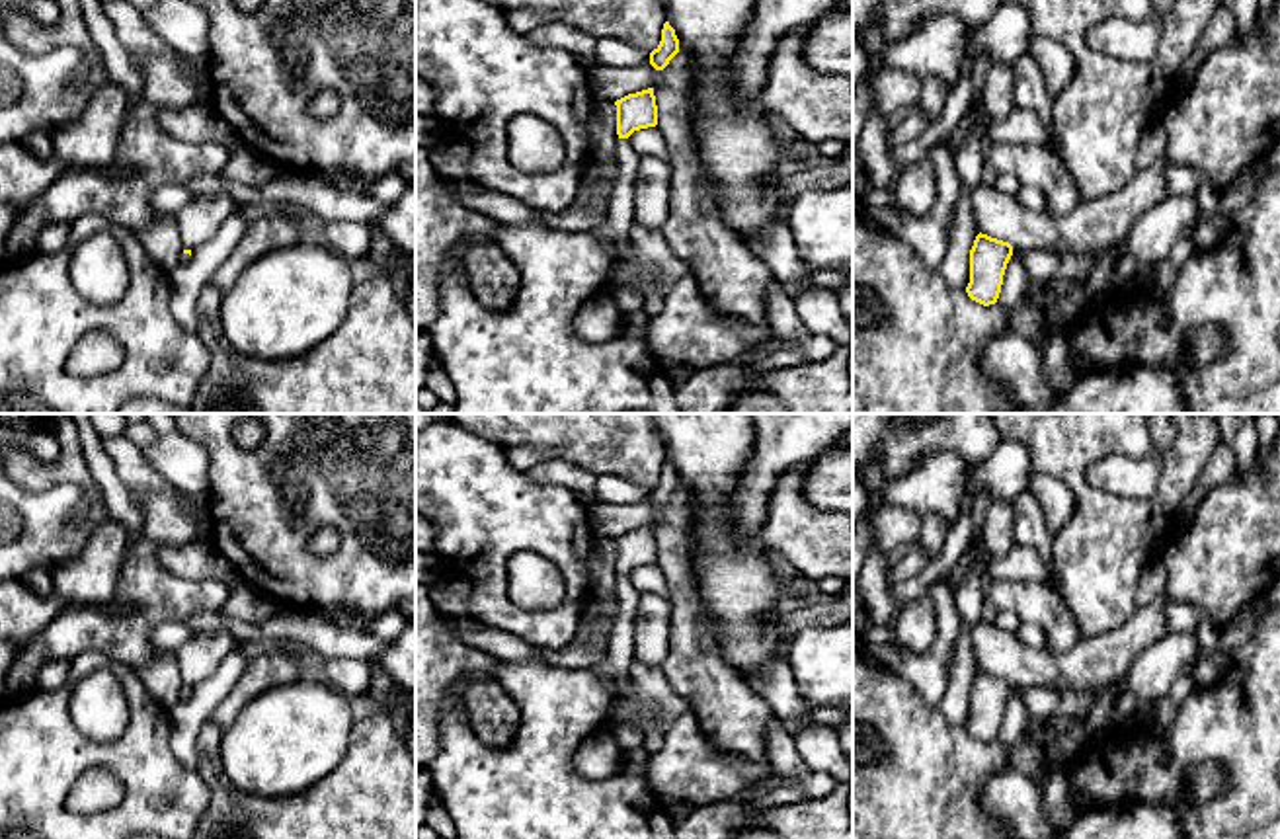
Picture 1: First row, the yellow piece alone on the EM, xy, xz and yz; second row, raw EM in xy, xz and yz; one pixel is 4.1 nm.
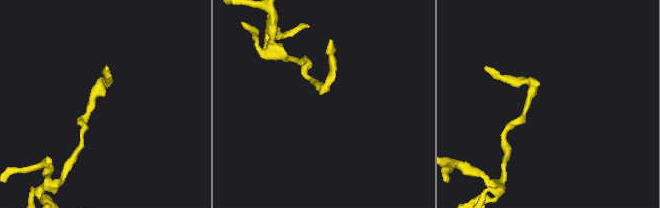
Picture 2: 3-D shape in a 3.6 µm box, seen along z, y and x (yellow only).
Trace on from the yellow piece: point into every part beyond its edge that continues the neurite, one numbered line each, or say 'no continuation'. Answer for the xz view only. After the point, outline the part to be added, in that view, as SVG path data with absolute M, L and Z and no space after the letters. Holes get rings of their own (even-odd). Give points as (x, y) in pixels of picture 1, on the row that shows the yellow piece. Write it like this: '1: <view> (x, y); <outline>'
1: xz (613, 235); M619 139L617 148L617 181L611 189L607 219L591 232L601 242L603 250L615 260L630 248L630 228L634 224L634 178L640 154L628 139Z

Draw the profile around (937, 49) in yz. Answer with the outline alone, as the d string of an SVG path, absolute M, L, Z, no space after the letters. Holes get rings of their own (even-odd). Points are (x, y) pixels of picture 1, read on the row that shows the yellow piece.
M935 16L923 29L909 33L886 51L886 66L942 78L950 88L962 74L964 43L970 35L960 18Z

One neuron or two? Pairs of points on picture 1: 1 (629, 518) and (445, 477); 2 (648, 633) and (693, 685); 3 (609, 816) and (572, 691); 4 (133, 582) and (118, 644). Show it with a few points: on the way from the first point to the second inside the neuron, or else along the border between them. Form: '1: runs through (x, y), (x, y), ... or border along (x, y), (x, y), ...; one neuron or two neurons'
1: border along (586, 502), (596, 535); two neurons
2: border along (672, 609), (670, 650), (660, 666); two neurons
3: runs through (578, 789), (562, 773), (562, 722); one neuron
4: runs through (141, 598), (141, 621), (133, 629); one neuron

